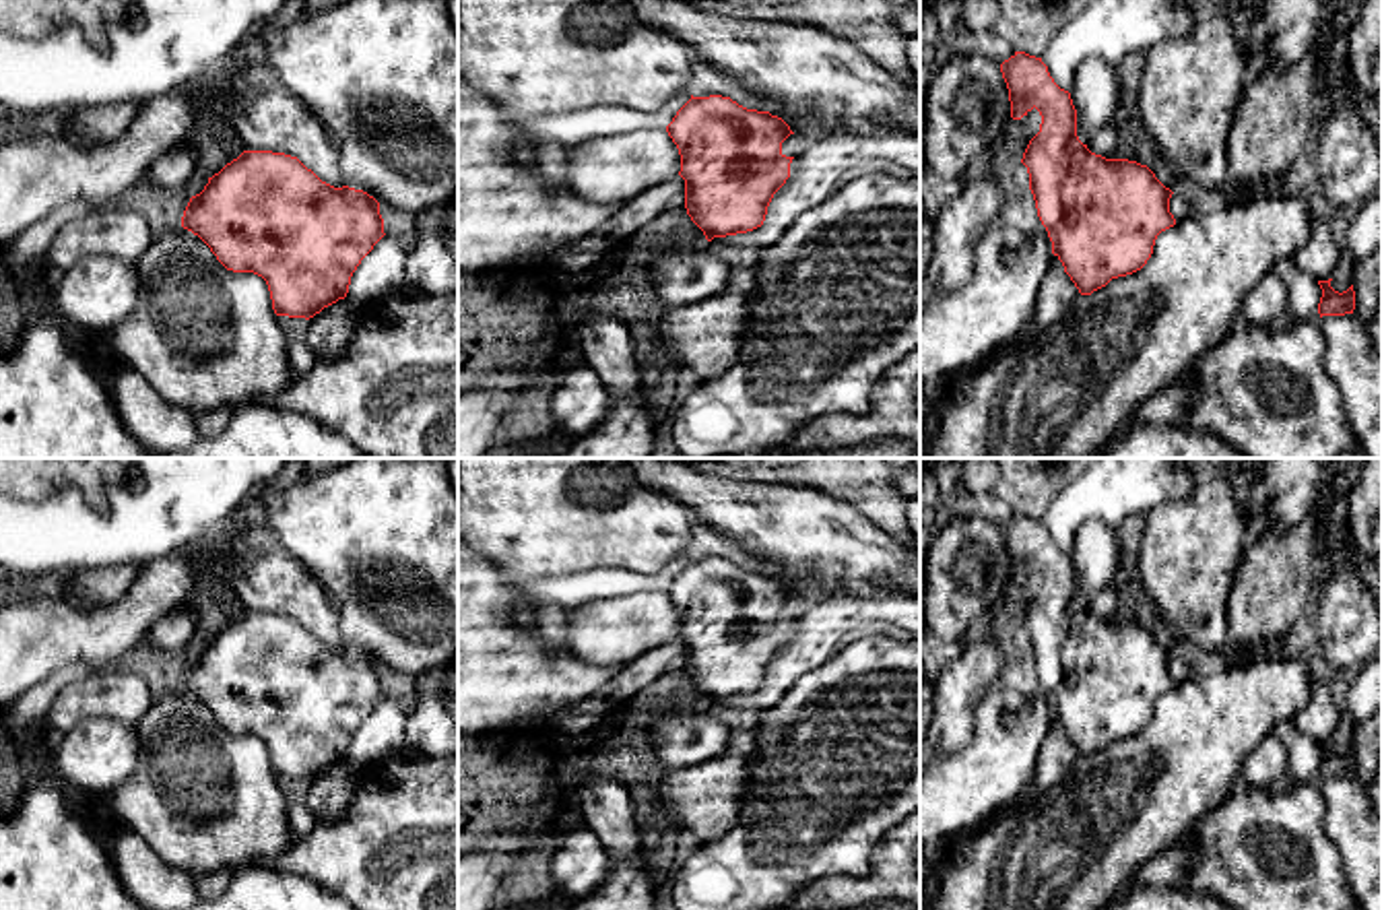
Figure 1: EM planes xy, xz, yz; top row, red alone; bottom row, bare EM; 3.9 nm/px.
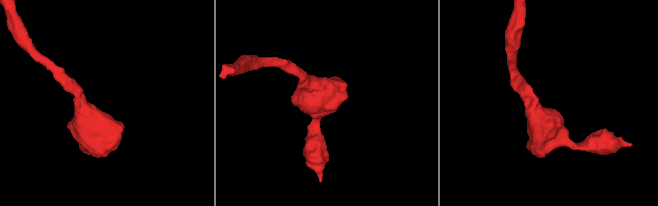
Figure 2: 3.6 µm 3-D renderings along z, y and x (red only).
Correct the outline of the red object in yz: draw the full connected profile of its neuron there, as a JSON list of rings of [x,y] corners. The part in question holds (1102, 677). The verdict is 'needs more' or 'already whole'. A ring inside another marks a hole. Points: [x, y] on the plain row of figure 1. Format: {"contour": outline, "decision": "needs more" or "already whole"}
{"contour": [[[1015,514],[1000,526],[1009,551],[1011,580],[1021,582],[1033,570],[1042,578],[1040,594],[1029,603],[1021,625],[1029,636],[1029,652],[1038,679],[1081,757],[1106,749],[1112,741],[1141,733],[1153,716],[1161,693],[1176,687],[1170,675],[1172,652],[1137,623],[1095,617],[1077,598],[1077,572],[1071,555],[1060,551],[1042,520]]], "decision": "already whole"}

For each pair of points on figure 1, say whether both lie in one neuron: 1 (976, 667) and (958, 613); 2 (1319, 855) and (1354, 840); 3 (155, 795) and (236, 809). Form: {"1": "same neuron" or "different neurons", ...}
{"1": "different neurons", "2": "different neurons", "3": "same neuron"}

